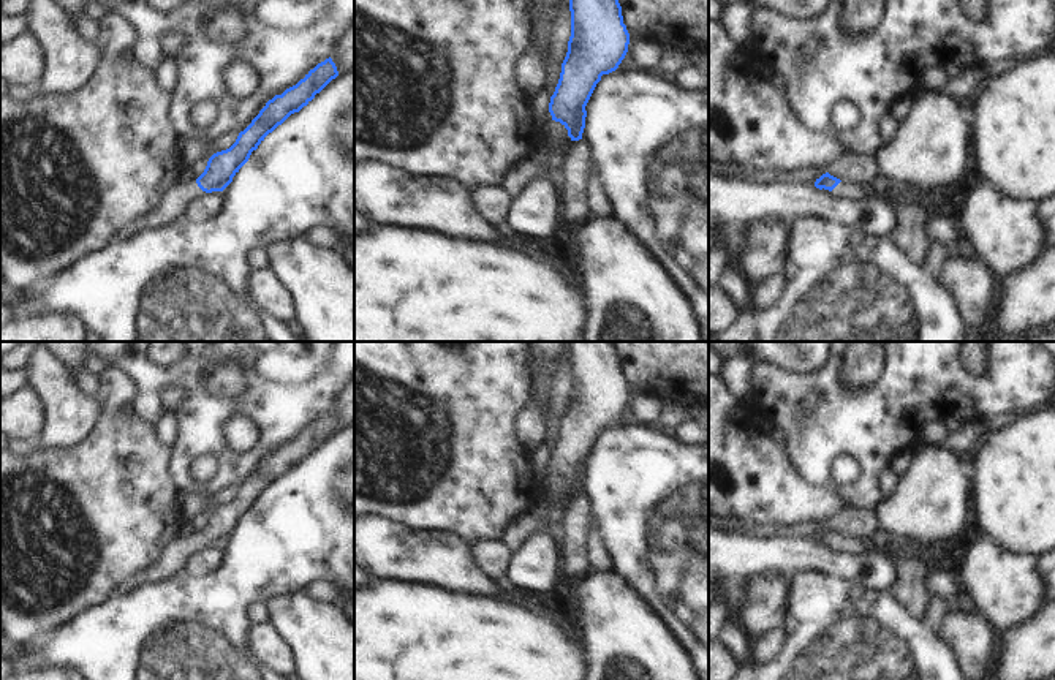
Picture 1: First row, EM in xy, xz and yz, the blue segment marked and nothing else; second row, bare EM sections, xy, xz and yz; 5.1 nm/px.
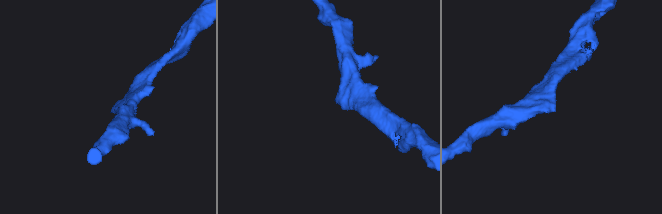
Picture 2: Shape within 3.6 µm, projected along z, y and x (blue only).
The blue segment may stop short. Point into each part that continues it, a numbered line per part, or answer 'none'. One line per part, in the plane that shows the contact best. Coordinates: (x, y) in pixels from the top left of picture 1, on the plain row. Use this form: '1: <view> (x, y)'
1: yz (842, 544)

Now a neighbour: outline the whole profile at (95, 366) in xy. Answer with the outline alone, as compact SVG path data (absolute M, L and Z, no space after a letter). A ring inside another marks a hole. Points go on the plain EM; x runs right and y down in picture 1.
M89 349L84 354L81 367L85 368L90 375L95 375L98 378L109 368L106 361L90 353Z

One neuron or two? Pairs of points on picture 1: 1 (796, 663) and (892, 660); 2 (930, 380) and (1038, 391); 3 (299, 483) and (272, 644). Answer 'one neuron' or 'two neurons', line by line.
1: one neuron
2: one neuron
3: two neurons

